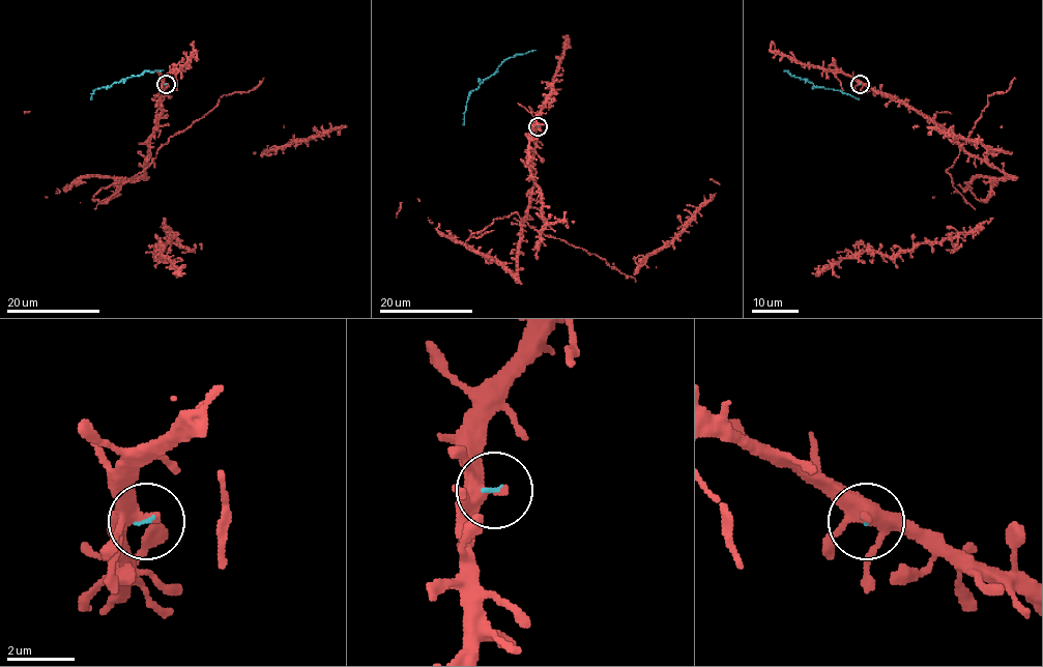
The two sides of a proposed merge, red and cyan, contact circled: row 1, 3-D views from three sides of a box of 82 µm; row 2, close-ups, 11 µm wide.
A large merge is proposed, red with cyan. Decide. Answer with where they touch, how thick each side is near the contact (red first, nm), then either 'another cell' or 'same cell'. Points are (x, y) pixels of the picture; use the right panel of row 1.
place (860, 84); calibres 260 and 60 nm; same cell

